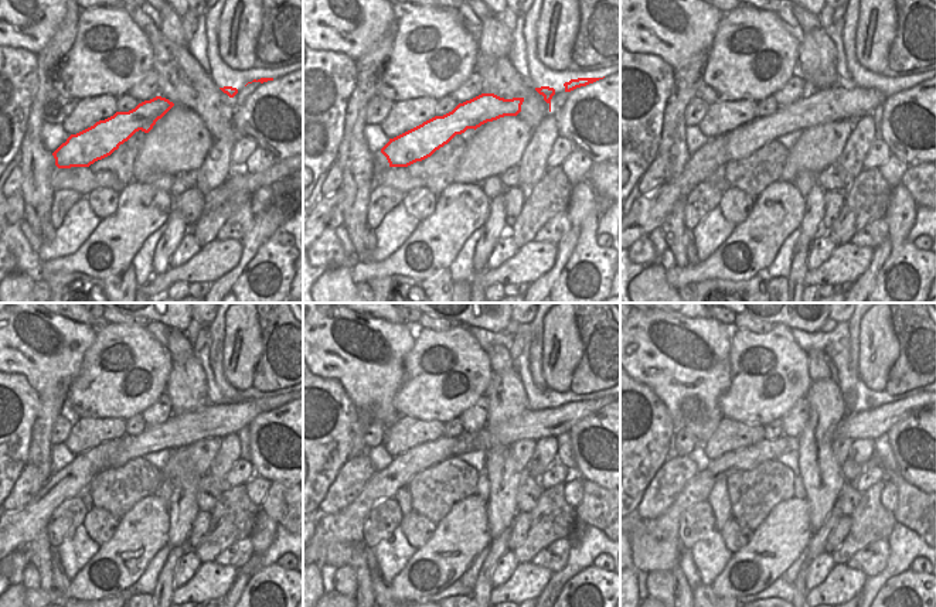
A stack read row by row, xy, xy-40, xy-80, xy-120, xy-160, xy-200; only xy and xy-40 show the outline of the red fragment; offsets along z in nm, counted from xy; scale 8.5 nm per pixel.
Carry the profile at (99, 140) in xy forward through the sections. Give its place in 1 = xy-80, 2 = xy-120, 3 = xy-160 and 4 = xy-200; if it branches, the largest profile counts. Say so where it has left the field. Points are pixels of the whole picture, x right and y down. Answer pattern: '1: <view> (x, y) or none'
1: xy-80 (836, 103)
2: xy-120 (213, 420)
3: xy-160 (535, 425)
4: xy-200 (872, 423)

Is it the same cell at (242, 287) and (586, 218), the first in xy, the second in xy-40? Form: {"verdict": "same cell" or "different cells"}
{"verdict": "same cell"}

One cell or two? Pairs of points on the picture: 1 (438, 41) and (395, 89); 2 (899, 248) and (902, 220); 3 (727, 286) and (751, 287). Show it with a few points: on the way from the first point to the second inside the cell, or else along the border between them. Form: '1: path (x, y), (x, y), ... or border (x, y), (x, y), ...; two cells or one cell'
1: path (432, 53), (407, 78); one cell
2: path (899, 241), (899, 227); one cell
3: path (732, 287), (745, 287); one cell

